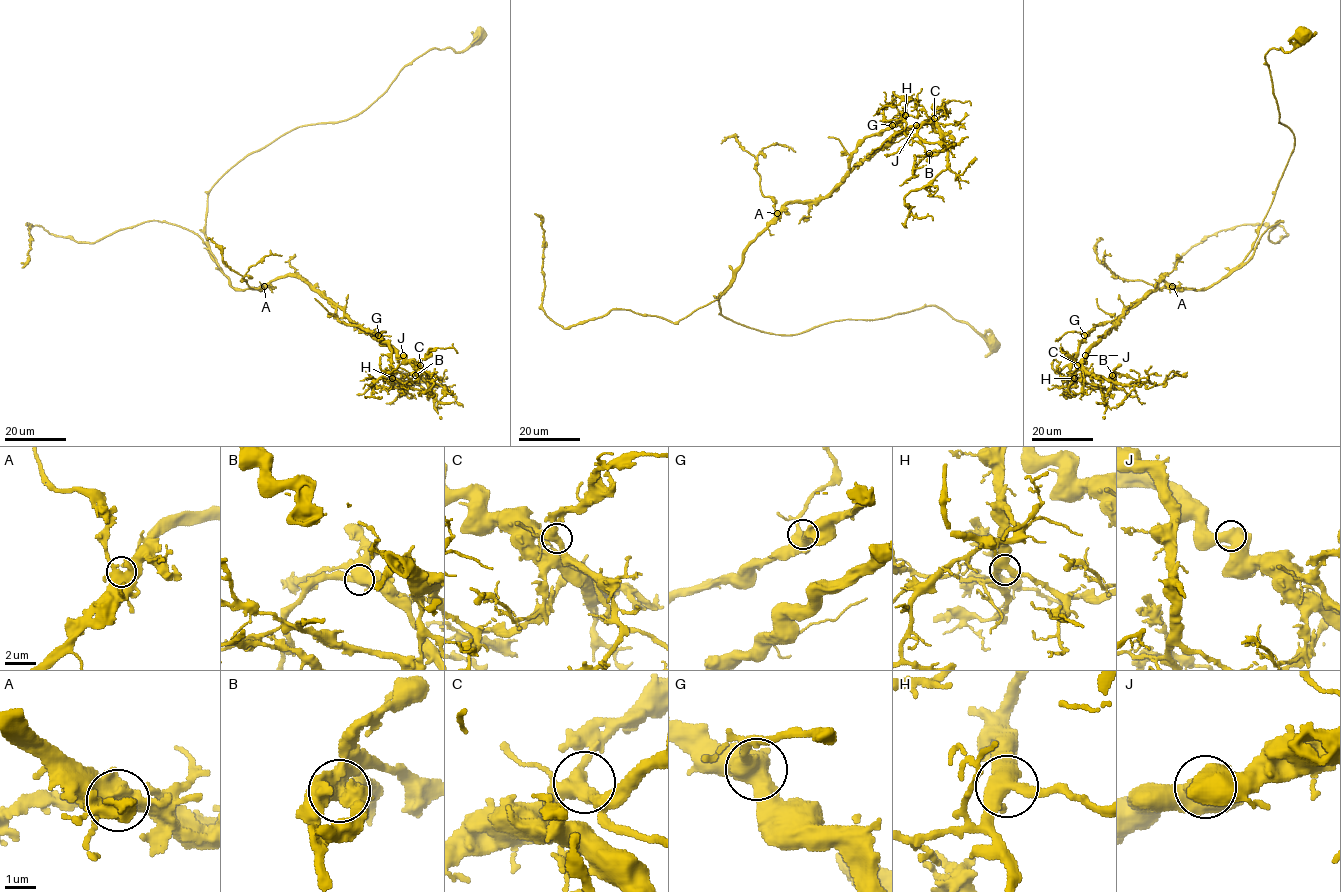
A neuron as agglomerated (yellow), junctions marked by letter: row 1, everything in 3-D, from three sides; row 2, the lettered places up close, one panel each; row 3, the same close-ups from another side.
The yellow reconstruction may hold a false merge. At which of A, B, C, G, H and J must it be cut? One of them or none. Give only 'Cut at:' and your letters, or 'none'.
Cut at: B

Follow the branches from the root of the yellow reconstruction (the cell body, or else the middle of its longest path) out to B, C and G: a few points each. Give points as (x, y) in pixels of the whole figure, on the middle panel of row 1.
B: (993, 345), (935, 305), (792, 335), (721, 314), (787, 204), (910, 128), (937, 128), (929, 153)
C: (993, 345), (935, 305), (792, 335), (721, 314), (747, 245), (787, 204), (818, 201), (934, 118)
G: (993, 345), (935, 305), (792, 335), (721, 314), (747, 245), (787, 204), (825, 197), (856, 148), (892, 125)

